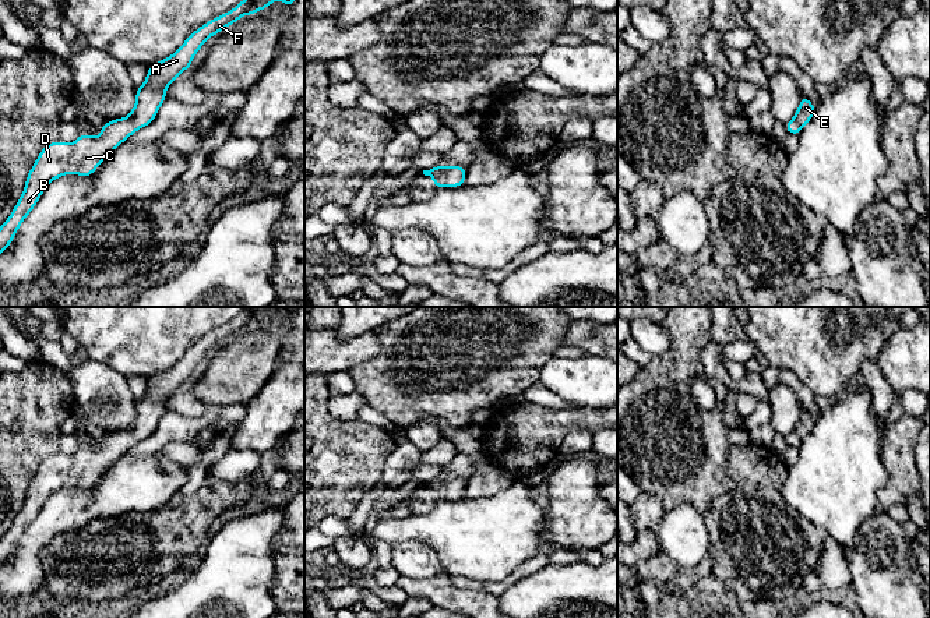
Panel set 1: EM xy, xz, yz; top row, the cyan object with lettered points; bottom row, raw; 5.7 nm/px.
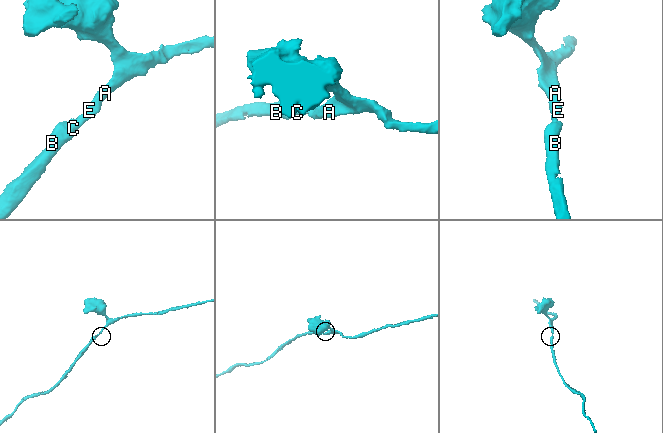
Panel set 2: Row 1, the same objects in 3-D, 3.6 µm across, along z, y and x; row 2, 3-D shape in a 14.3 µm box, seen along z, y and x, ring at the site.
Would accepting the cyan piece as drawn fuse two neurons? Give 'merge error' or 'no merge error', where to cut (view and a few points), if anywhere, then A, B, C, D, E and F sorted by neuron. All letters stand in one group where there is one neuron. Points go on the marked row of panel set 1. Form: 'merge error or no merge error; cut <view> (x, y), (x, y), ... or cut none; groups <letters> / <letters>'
no merge error; cut none; groups A B C D E F

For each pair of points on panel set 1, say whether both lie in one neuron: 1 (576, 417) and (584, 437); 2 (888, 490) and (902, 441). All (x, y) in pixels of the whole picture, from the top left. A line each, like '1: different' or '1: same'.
1: different
2: same

